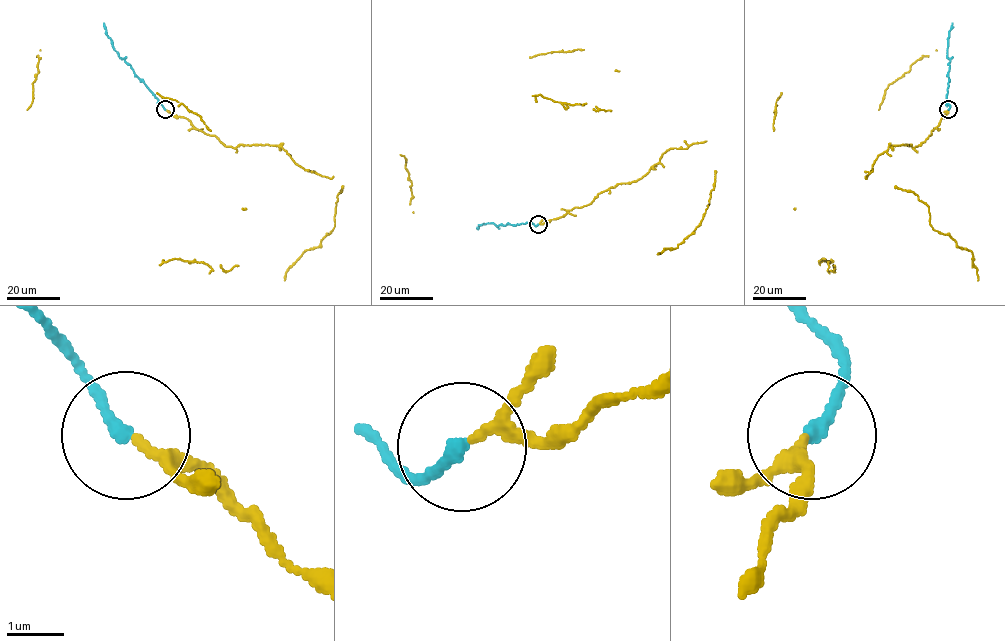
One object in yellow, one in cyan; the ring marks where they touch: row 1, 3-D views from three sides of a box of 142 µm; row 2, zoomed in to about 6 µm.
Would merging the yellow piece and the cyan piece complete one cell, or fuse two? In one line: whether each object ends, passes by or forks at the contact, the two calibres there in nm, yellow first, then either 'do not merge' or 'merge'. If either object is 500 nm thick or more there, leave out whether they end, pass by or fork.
yellow passes by; cyan ends there; 160 nm thick on the yellow side, 240 nm on the other; merge

